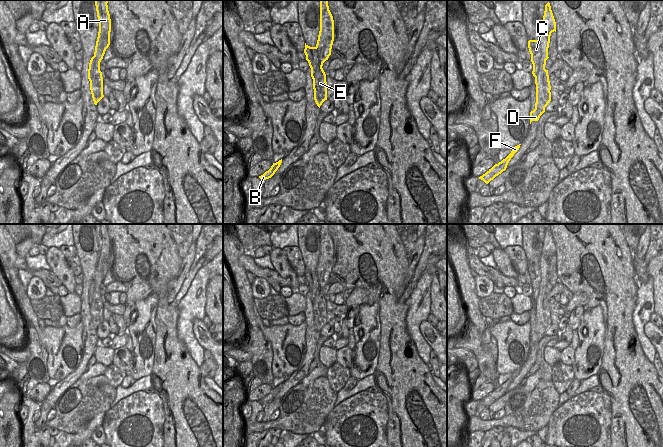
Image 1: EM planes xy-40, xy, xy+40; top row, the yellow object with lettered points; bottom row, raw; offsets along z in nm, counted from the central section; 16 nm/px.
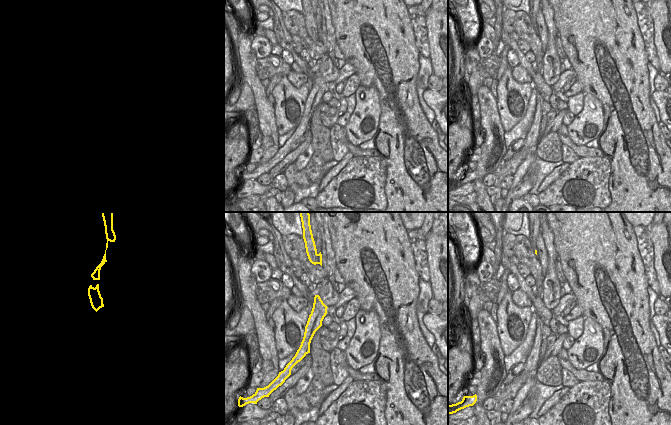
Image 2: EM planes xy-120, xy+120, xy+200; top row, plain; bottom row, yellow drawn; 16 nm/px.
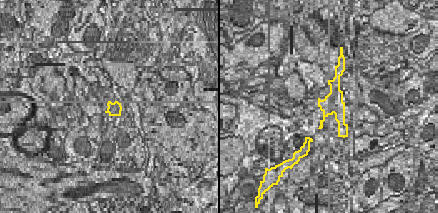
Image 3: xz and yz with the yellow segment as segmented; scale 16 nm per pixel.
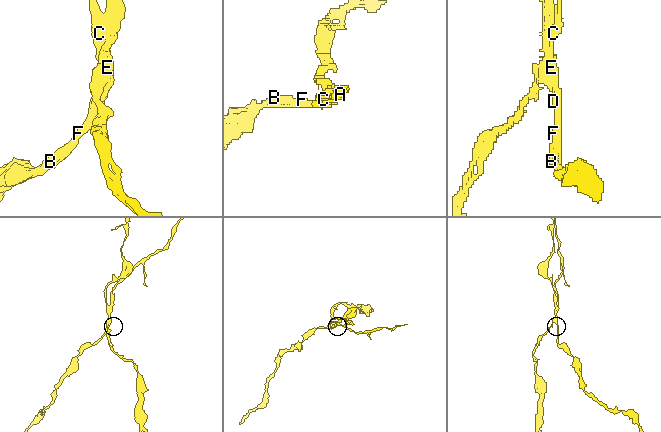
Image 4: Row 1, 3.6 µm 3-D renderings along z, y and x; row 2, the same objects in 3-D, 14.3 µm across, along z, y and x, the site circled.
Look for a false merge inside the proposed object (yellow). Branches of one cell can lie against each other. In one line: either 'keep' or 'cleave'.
cleave

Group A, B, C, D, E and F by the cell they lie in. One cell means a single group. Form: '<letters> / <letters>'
A B D E F / C

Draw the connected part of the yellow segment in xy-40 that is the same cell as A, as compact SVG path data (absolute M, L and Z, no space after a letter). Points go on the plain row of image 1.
M95 224L97 235L99 256L95 270L95 290L93 301L90 305L90 314L94 328L104 321L103 319L103 301L100 295L100 286L103 283L106 273L110 269L111 243L108 235L108 224Z

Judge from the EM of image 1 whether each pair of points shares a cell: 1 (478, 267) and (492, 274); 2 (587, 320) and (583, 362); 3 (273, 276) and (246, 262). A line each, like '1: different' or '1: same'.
1: same
2: same
3: same

